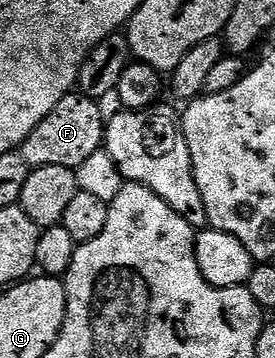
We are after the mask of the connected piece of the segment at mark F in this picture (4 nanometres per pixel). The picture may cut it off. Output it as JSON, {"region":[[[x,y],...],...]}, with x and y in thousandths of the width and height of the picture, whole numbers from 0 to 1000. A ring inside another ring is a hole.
{"region":[[[262,254],[240,260],[120,355],[113,374],[84,391],[76,425],[102,466],[131,461],[207,461],[240,472],[284,472],[324,430],[378,413],[382,405],[382,324],[360,307],[364,285],[338,271],[305,271],[298,257]]]}

